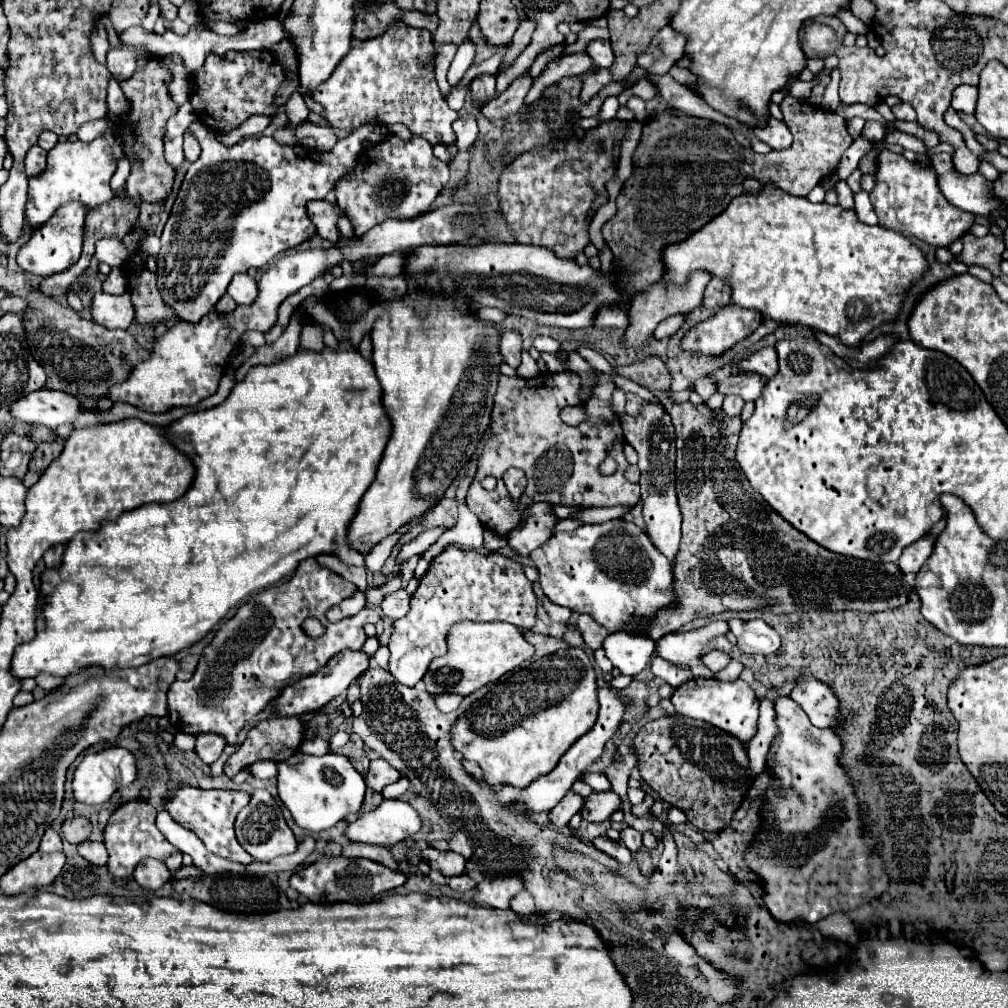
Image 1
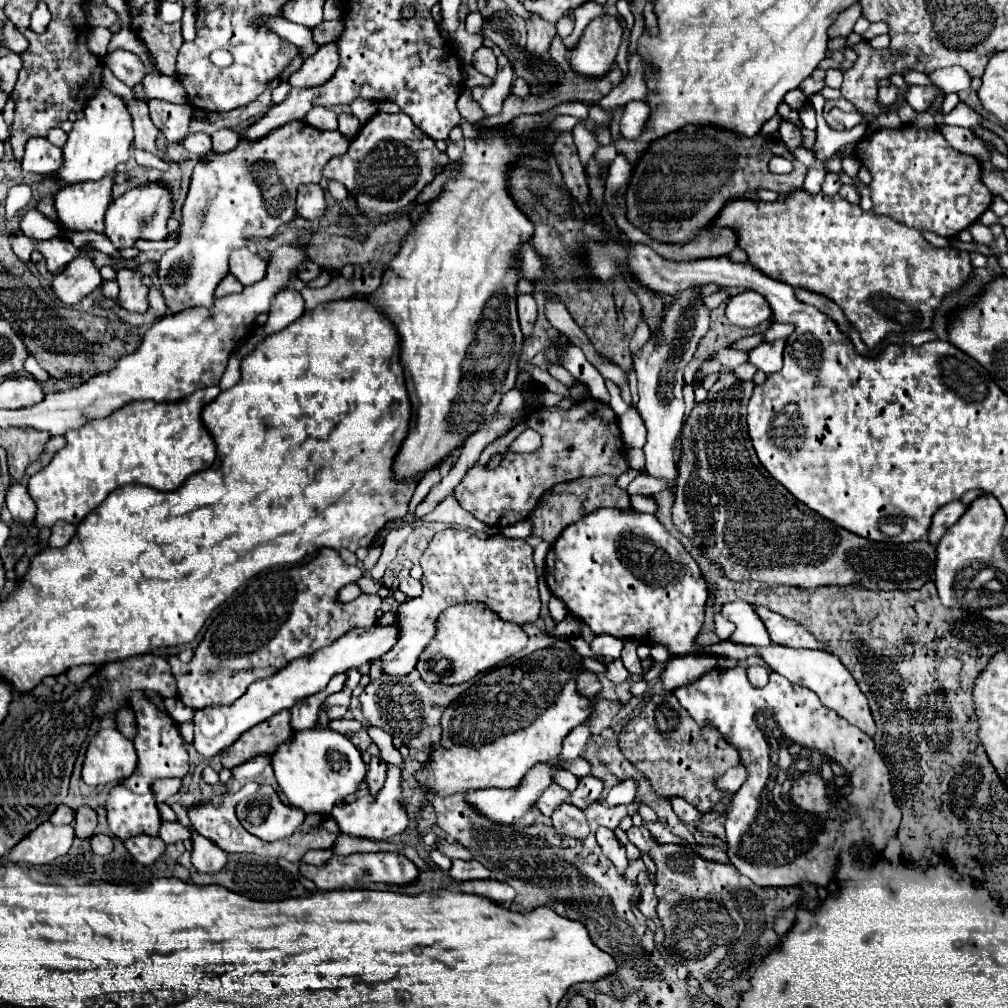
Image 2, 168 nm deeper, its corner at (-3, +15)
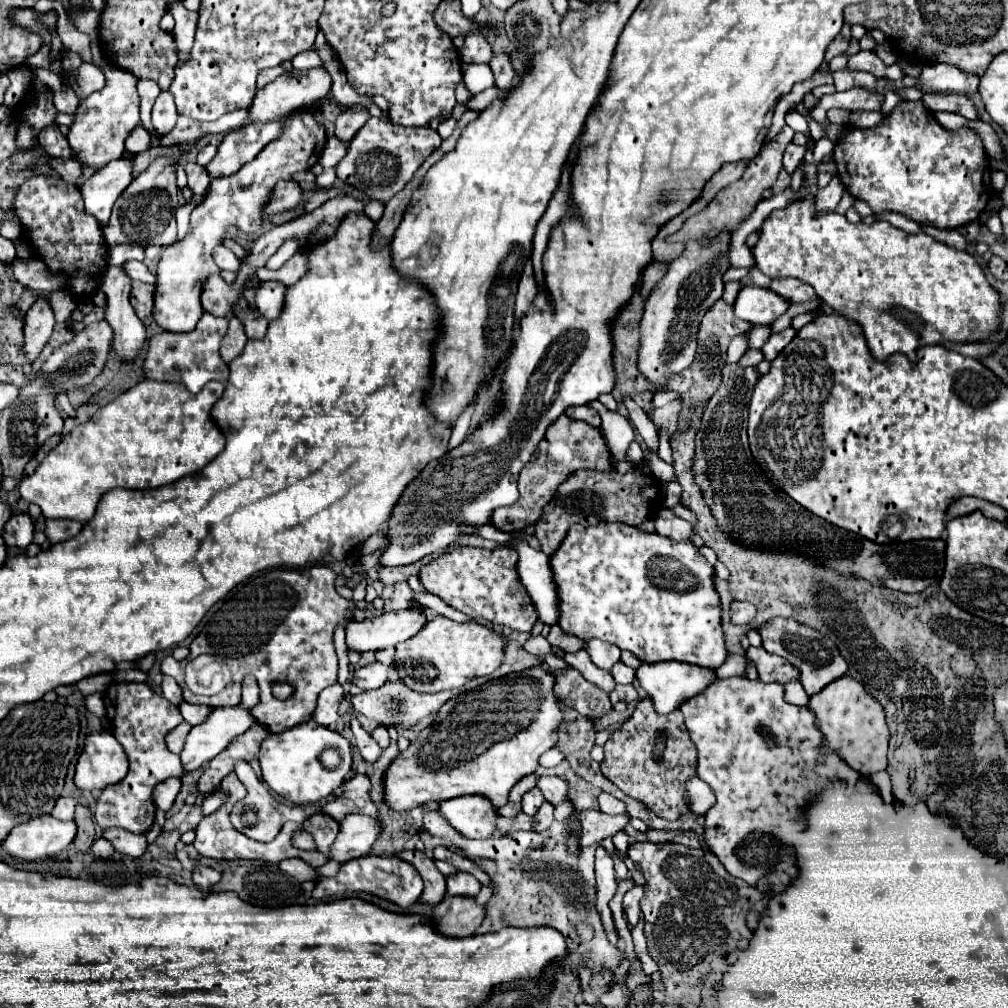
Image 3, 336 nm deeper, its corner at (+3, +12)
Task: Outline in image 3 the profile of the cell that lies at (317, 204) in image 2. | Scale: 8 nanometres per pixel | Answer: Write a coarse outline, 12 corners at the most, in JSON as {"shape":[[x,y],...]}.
{"shape":[[280,181],[268,215],[292,211],[302,203],[296,181]]}

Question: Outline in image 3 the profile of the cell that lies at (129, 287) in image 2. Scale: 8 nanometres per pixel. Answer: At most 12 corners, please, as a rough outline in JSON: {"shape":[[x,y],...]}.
{"shape":[[132,281],[130,303],[140,319],[152,315],[154,285]]}

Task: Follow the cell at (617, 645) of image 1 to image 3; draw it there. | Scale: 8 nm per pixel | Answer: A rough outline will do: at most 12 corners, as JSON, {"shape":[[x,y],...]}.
{"shape":[[622,661],[610,669],[616,683],[632,683],[636,669]]}

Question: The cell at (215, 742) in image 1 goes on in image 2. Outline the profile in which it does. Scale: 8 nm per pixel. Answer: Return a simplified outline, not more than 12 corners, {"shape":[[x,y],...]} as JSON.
{"shape":[[398,626],[354,628],[196,710],[194,748],[224,752],[252,726],[386,654]]}

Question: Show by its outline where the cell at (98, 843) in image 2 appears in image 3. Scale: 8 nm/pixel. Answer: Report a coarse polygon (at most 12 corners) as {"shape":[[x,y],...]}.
{"shape":[[104,837],[96,839],[92,853],[96,857],[108,859],[114,847]]}

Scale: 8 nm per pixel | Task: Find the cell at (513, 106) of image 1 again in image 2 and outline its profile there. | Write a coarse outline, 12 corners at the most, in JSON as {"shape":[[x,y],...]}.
{"shape":[[530,14],[526,22],[530,54],[548,52],[556,26]]}

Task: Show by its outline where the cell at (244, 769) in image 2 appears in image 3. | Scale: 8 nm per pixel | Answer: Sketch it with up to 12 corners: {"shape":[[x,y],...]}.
{"shape":[[220,789],[210,793],[202,807],[204,815],[214,813],[228,795]]}

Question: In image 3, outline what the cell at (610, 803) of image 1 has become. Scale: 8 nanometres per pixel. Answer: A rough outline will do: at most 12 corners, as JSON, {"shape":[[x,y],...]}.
{"shape":[[558,775],[536,783],[544,799],[560,805],[568,799],[570,785]]}

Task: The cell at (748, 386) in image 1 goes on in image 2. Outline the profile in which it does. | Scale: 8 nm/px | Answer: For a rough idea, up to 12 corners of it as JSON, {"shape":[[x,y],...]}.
{"shape":[[786,340],[762,342],[750,362],[766,374],[782,368]]}

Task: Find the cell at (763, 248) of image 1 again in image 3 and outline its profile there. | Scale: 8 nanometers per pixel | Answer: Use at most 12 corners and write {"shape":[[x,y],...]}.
{"shape":[[814,197],[772,211],[756,267],[814,287],[876,361],[980,341],[976,259]]}

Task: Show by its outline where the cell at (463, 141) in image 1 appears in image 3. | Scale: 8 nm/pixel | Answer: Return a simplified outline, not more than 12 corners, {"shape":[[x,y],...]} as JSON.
{"shape":[[494,54],[494,85],[508,89],[516,73],[509,54]]}

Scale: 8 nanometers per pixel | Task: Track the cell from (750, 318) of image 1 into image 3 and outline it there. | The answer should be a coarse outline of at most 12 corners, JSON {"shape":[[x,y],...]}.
{"shape":[[762,287],[740,289],[734,315],[770,325],[786,309],[780,295]]}

